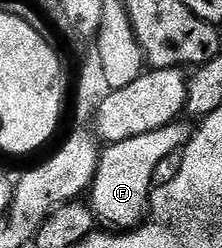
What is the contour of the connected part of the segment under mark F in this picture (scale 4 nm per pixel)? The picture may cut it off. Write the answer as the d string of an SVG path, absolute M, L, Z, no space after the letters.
M173 122L162 126L158 130L150 130L150 134L138 134L134 138L126 138L126 142L107 145L101 151L100 161L96 167L96 176L92 179L90 189L90 207L95 219L100 220L105 229L108 230L131 230L141 223L142 217L150 207L150 193L154 187L152 182L152 171L168 154L180 152L184 145L192 139L194 131L193 125L184 124L185 122Z

